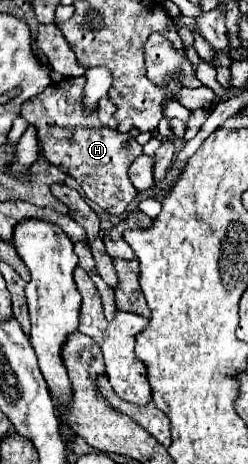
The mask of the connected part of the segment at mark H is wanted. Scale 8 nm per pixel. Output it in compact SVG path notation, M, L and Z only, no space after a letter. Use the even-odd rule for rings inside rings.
M85 76L63 78L61 82L47 86L47 90L37 98L27 100L21 106L21 116L37 128L39 148L47 162L71 174L81 184L85 196L105 212L121 216L137 196L127 170L131 162L141 156L141 144L137 144L131 134L121 134L103 126L97 118L97 110L85 112L83 86Z

